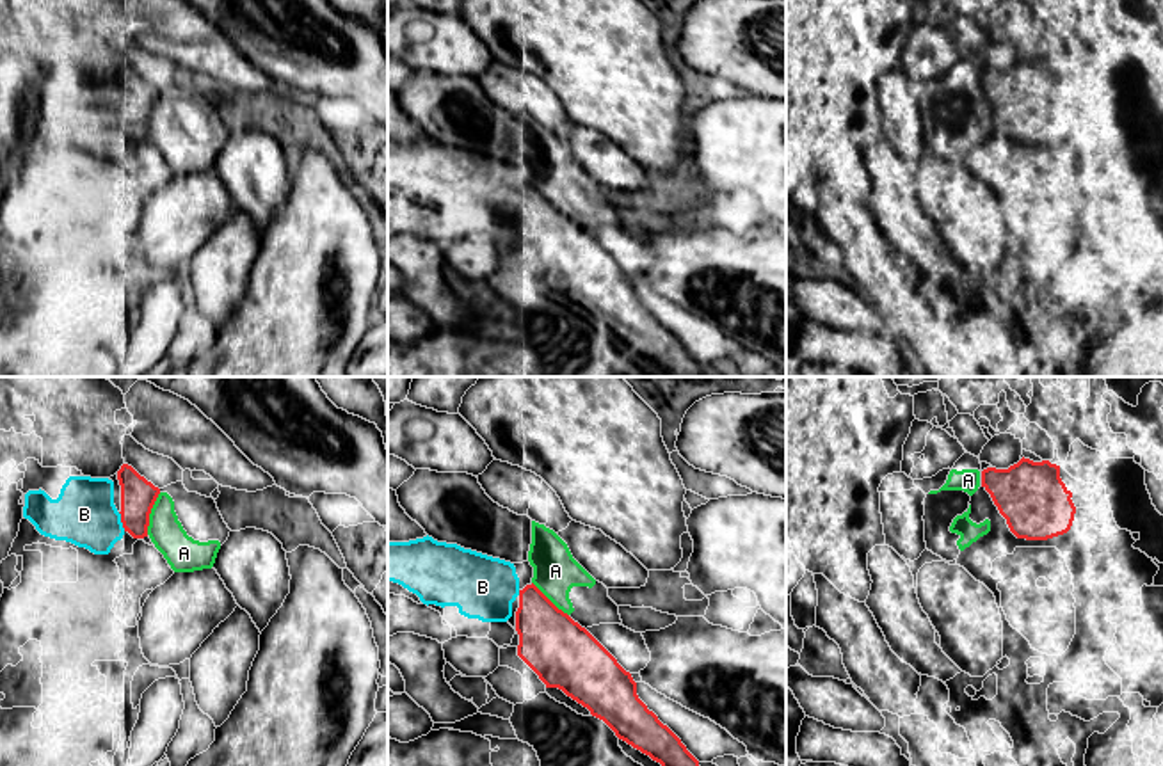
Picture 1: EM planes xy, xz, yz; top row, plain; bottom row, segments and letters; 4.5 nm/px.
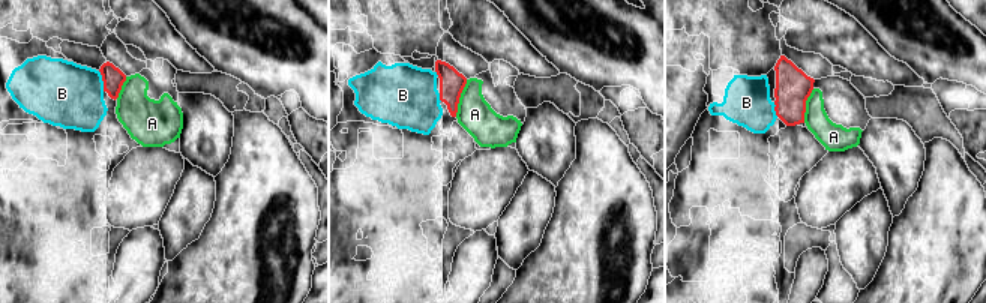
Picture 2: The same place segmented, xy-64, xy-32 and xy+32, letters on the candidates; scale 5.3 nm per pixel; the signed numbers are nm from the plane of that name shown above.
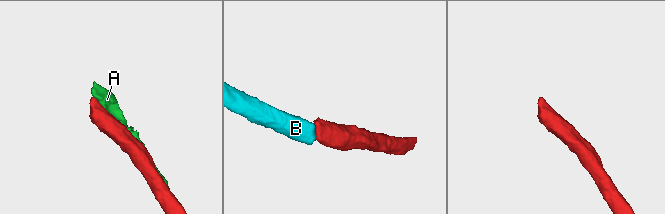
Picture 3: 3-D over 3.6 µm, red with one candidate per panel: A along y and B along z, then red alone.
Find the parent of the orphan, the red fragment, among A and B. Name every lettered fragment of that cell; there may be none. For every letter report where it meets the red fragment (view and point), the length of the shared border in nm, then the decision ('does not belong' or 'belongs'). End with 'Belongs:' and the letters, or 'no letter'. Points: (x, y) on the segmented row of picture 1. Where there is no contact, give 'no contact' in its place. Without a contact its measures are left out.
A: contact xy (150, 512); length 200 nm; does not belong
B: contact xy (121, 521); length 90 nm; belongs
Belongs: B

